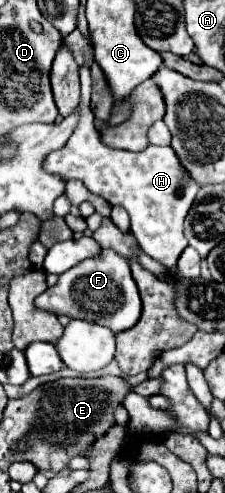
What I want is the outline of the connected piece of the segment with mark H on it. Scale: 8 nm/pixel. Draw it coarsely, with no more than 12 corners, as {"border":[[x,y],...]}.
{"border":[[81,119],[47,173],[79,179],[131,217],[139,247],[175,267],[199,183],[171,145],[121,151]]}

